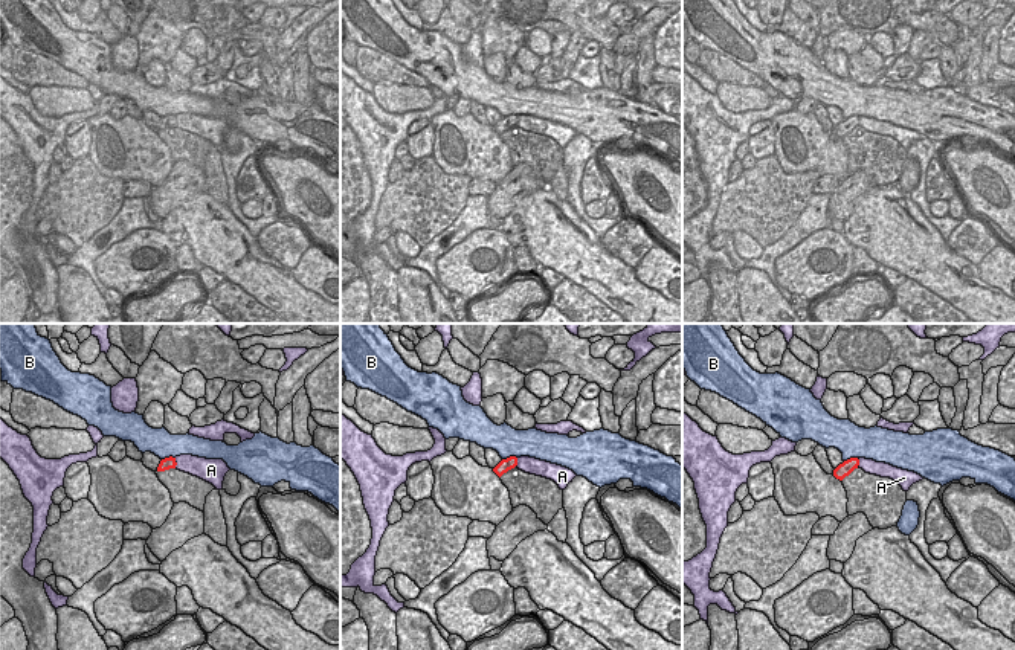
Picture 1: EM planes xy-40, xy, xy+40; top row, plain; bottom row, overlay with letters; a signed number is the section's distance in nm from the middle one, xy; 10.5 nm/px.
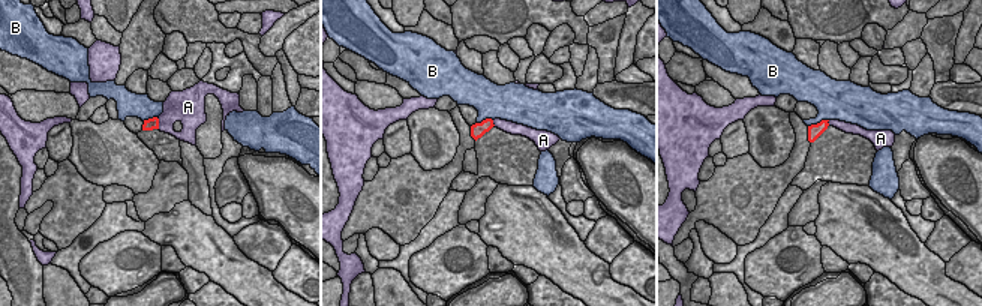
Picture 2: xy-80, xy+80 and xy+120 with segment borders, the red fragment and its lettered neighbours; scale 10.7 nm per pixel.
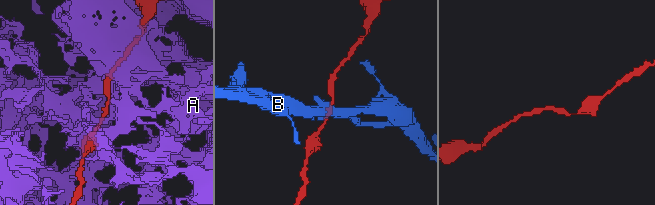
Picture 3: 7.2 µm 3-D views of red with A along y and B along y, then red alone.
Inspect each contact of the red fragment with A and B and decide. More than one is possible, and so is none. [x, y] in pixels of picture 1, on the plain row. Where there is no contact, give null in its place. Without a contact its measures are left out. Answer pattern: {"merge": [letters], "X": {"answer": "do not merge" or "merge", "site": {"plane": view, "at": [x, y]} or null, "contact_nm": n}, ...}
{"merge": [], "A": {"answer": "do not merge", "site": {"plane": "xy-40", "at": [176, 121]}, "contact_nm": 110}, "B": {"answer": "do not merge", "site": {"plane": "xy", "at": [510, 115]}, "contact_nm": 160}}

